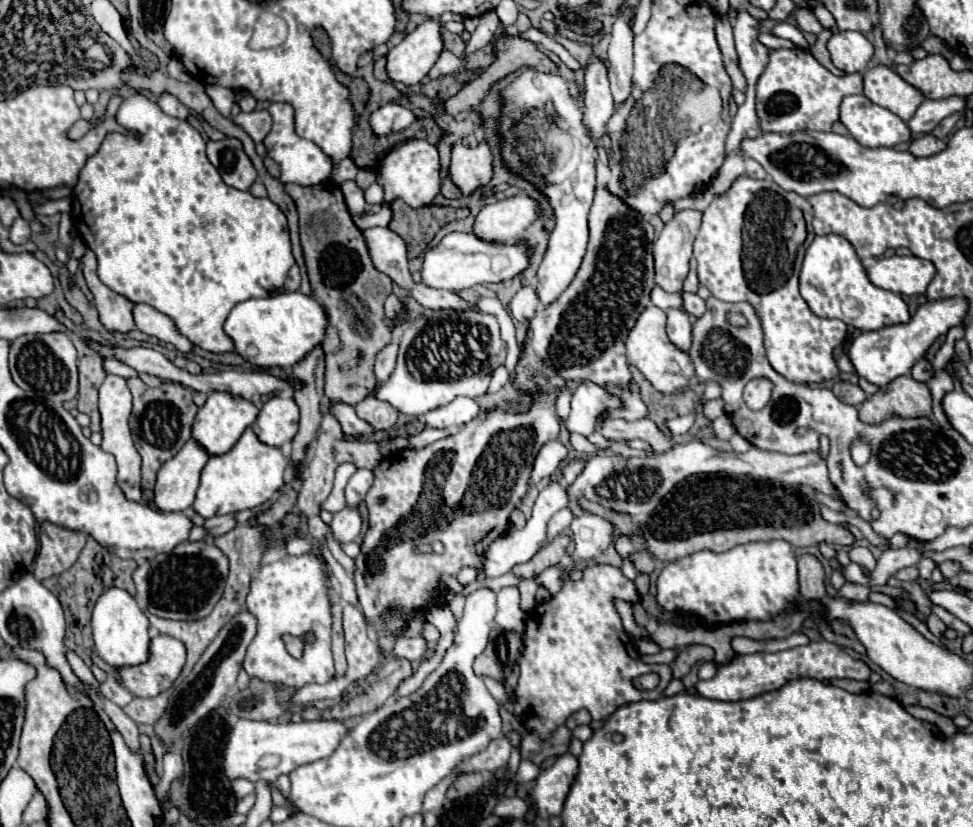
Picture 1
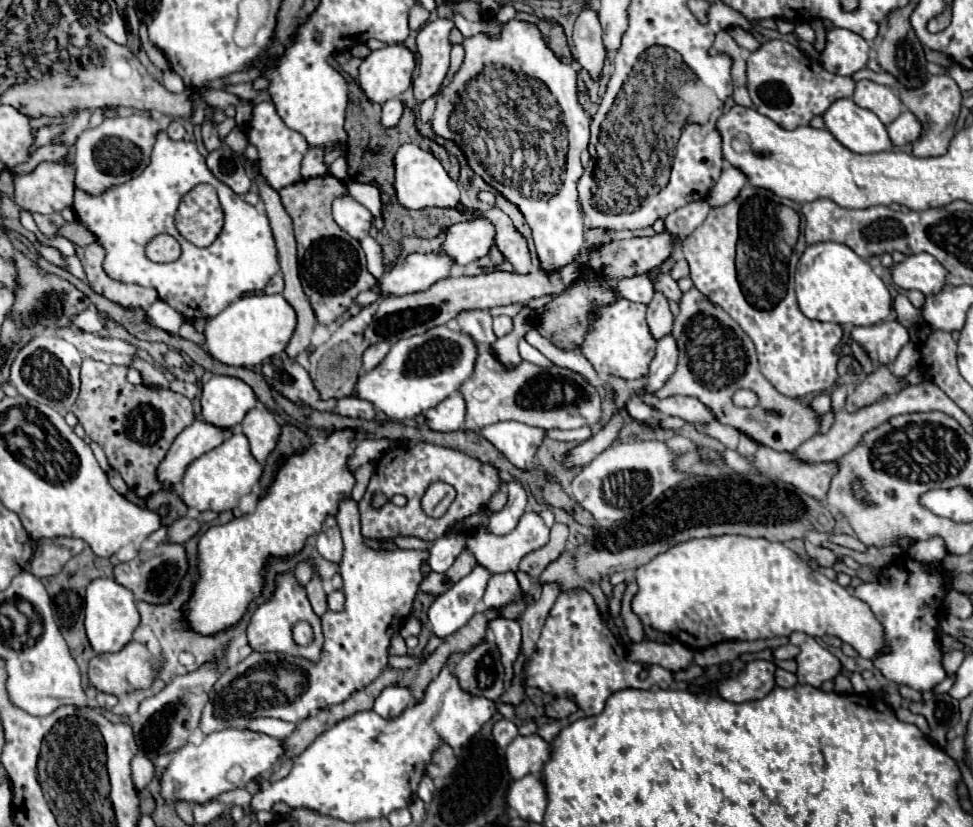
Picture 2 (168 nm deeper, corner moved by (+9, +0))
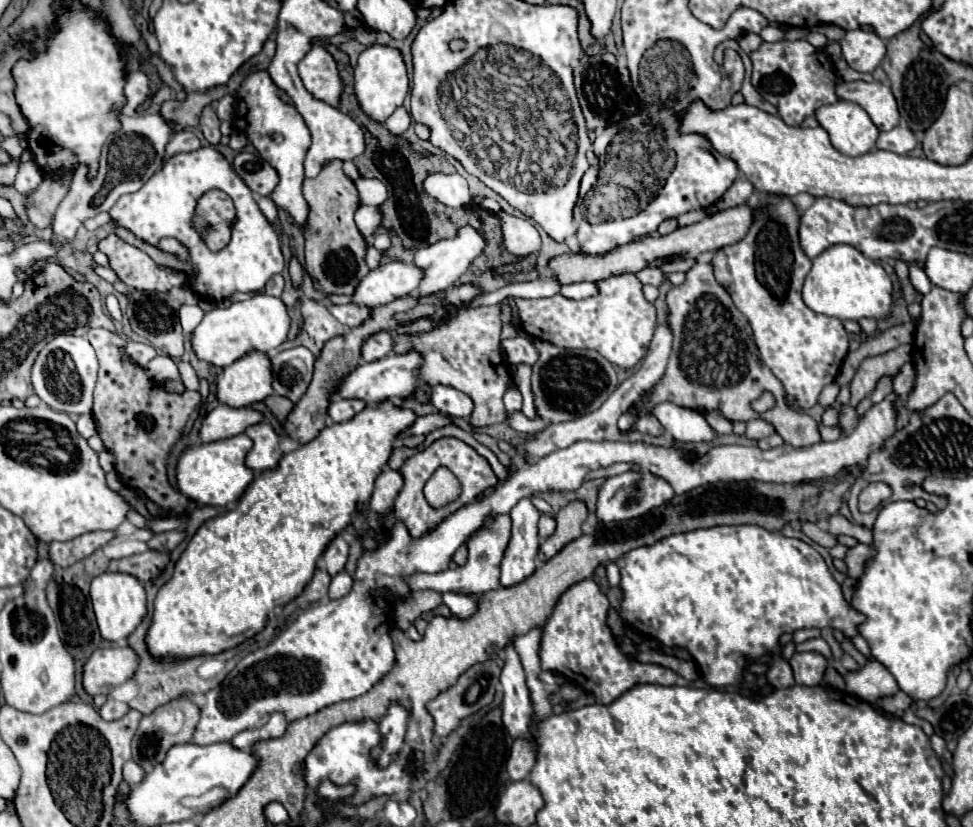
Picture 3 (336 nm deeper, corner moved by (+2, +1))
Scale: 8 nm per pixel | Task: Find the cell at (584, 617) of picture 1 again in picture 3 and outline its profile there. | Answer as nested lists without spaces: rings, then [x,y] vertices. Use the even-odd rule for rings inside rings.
[[[584,579],[576,585],[572,585],[568,591],[564,591],[564,595],[558,599],[552,615],[548,617],[546,625],[542,627],[542,639],[540,639],[540,651],[538,651],[542,669],[562,673],[568,679],[574,679],[574,681],[582,683],[588,691],[592,691],[596,695],[596,699],[600,703],[612,703],[616,697],[620,697],[624,691],[632,689],[638,683],[658,683],[658,685],[674,685],[676,683],[678,675],[674,671],[670,671],[662,665],[644,665],[636,659],[626,657],[618,649],[618,645],[612,637],[612,633],[606,625],[606,617],[608,617],[608,599],[598,589],[594,579]]]

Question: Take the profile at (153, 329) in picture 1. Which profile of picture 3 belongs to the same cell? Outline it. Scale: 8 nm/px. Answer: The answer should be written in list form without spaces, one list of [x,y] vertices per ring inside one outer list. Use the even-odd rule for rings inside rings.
[[[184,305],[180,309],[180,323],[184,327],[184,333],[190,335],[194,327],[202,321],[202,317],[204,317],[204,309],[200,305]]]

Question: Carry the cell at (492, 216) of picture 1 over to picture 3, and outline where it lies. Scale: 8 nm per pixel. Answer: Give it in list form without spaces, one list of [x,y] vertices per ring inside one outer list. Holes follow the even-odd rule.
[[[464,227],[458,231],[458,235],[454,239],[444,239],[444,241],[438,241],[436,245],[428,245],[428,247],[418,249],[414,253],[414,265],[424,271],[424,279],[420,281],[416,295],[424,297],[424,295],[436,295],[440,291],[446,291],[450,285],[456,283],[456,279],[462,273],[466,273],[470,263],[484,251],[484,245],[486,245],[484,237],[476,229]]]

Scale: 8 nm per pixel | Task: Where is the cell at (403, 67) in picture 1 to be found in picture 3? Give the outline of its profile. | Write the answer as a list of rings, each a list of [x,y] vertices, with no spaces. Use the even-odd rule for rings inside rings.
[[[372,45],[364,49],[354,67],[354,93],[362,111],[370,119],[386,123],[386,119],[396,111],[396,107],[404,103],[404,97],[408,93],[408,73],[400,51],[386,45]]]

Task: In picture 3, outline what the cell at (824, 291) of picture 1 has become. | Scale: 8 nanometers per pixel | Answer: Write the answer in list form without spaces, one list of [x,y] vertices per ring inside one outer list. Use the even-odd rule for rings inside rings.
[[[832,245],[812,261],[812,271],[804,281],[802,297],[812,311],[842,321],[860,321],[862,317],[882,319],[892,307],[892,281],[882,265],[864,257],[856,247]]]

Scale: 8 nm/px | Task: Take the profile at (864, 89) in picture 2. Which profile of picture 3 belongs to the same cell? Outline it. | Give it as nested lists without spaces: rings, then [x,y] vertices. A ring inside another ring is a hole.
[[[878,81],[838,83],[836,95],[842,101],[852,101],[852,103],[860,105],[870,115],[870,119],[874,121],[874,125],[880,131],[890,131],[900,121],[896,99],[894,99],[890,87],[884,83],[878,83]]]

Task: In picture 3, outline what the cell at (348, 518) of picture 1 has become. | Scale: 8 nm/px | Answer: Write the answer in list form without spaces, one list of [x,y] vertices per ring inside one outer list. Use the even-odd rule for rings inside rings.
[[[338,535],[330,545],[328,549],[324,551],[324,565],[326,565],[326,571],[334,577],[338,575],[344,565],[346,565],[346,559],[348,559],[348,551],[350,551],[350,545],[342,539],[342,535]]]

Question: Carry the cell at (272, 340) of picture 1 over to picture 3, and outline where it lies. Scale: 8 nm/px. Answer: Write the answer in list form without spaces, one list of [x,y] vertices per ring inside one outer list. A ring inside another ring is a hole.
[[[256,293],[246,301],[230,303],[230,307],[216,307],[204,315],[204,319],[198,323],[198,327],[190,335],[192,351],[200,361],[212,363],[216,367],[228,367],[242,355],[246,355],[252,349],[258,351],[272,351],[280,343],[288,339],[290,329],[290,317],[286,313],[286,305],[282,299]]]

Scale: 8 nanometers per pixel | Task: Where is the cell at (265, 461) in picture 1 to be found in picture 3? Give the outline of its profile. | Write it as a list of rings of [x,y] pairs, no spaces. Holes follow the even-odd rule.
[[[244,433],[212,441],[212,443],[196,443],[188,445],[176,463],[176,485],[178,489],[188,495],[190,499],[204,503],[204,505],[230,505],[234,499],[240,499],[248,483],[252,481],[254,473],[244,465],[246,453],[252,449],[252,439]]]

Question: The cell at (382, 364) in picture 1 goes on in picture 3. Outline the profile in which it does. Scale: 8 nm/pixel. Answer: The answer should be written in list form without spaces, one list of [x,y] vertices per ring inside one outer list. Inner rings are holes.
[[[378,331],[376,335],[370,335],[364,341],[364,347],[360,347],[362,359],[364,361],[378,361],[382,357],[386,357],[392,351],[392,335],[386,331]]]

